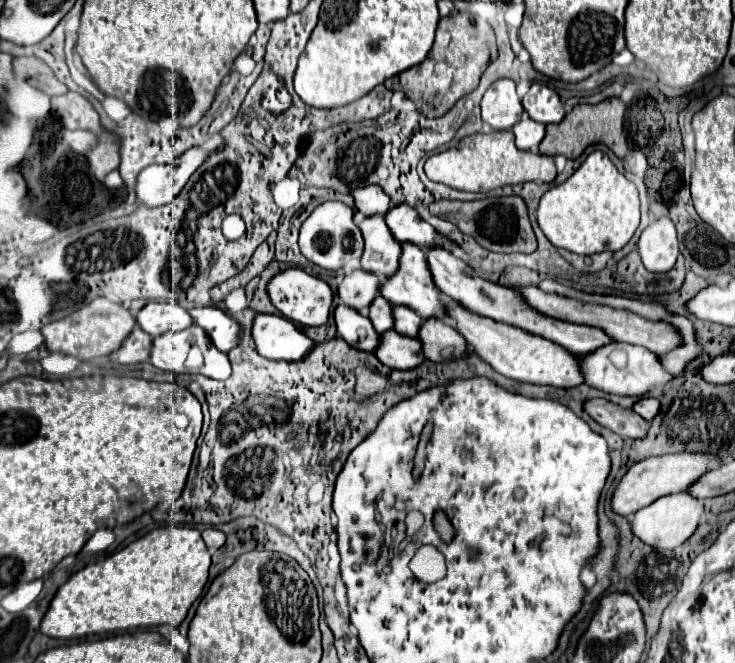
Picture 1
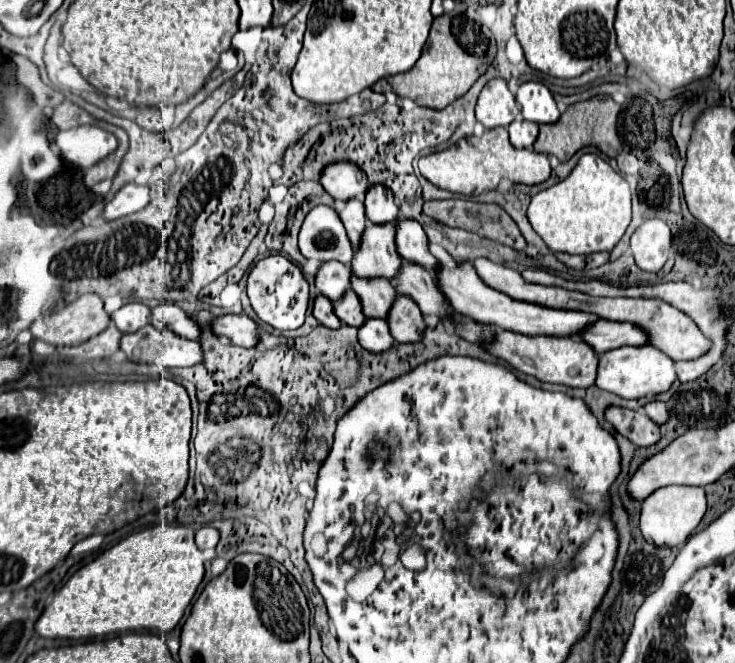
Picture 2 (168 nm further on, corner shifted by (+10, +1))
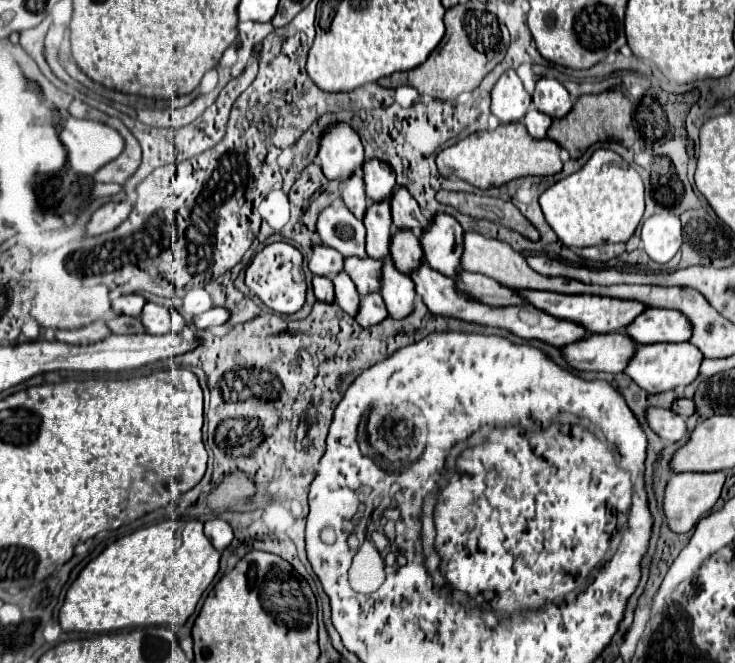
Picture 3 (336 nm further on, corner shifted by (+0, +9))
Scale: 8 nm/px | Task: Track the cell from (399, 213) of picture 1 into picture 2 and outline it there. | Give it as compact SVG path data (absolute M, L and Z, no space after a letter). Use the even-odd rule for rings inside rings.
M374 185L368 189L364 205L368 219L372 223L398 223L400 219L400 211L394 201L394 195L382 185Z

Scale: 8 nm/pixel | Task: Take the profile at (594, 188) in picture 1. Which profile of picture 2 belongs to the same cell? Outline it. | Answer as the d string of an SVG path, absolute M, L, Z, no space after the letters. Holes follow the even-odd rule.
M584 153L574 171L564 181L532 197L528 219L550 251L564 251L574 255L612 251L630 223L628 181L602 157Z

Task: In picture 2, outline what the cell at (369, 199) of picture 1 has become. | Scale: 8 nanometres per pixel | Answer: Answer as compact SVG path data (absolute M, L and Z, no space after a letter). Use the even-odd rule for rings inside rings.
M334 163L324 169L320 183L324 189L340 201L354 199L354 197L364 197L366 191L370 189L366 173L360 171L354 163Z

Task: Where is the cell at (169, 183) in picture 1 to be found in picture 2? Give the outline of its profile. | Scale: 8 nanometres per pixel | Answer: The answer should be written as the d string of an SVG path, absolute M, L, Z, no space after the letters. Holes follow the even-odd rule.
M126 183L122 191L106 205L104 219L118 219L130 213L136 213L144 209L152 199L152 187L150 185L138 185L138 183Z

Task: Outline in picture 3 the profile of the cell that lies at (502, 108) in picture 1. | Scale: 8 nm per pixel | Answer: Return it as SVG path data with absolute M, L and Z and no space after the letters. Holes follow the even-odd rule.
M508 69L492 89L492 113L500 123L522 121L532 103L530 93L524 89L514 69Z

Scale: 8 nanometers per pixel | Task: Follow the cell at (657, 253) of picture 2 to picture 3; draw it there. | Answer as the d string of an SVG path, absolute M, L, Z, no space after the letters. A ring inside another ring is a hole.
M658 213L642 225L642 245L656 263L668 263L682 245L682 225L672 213Z

